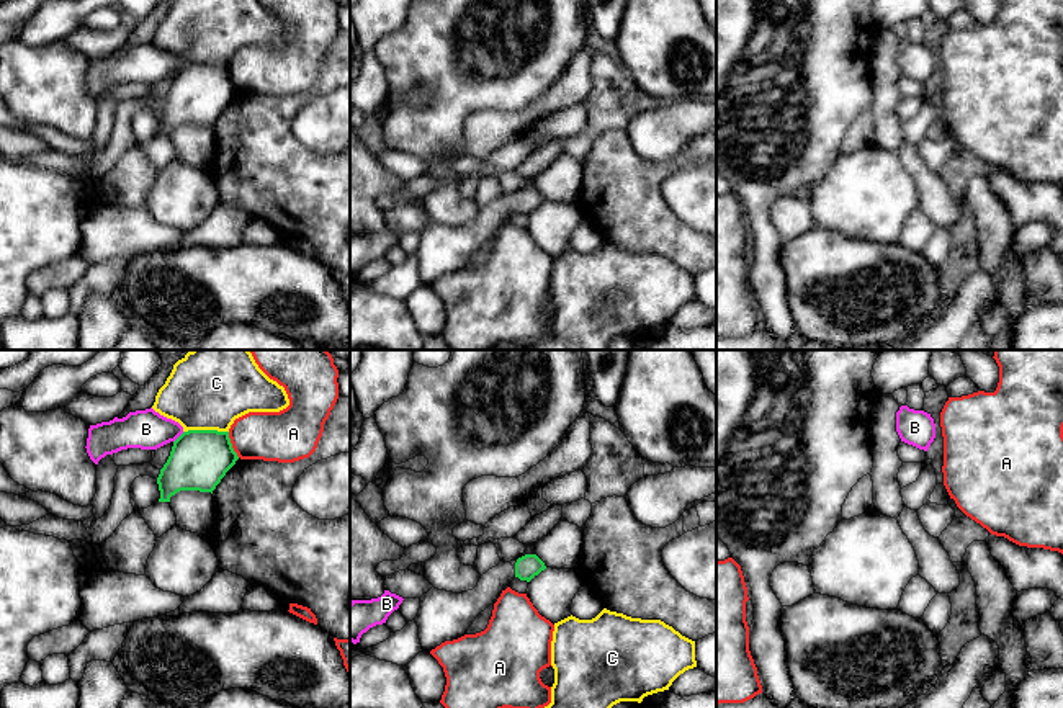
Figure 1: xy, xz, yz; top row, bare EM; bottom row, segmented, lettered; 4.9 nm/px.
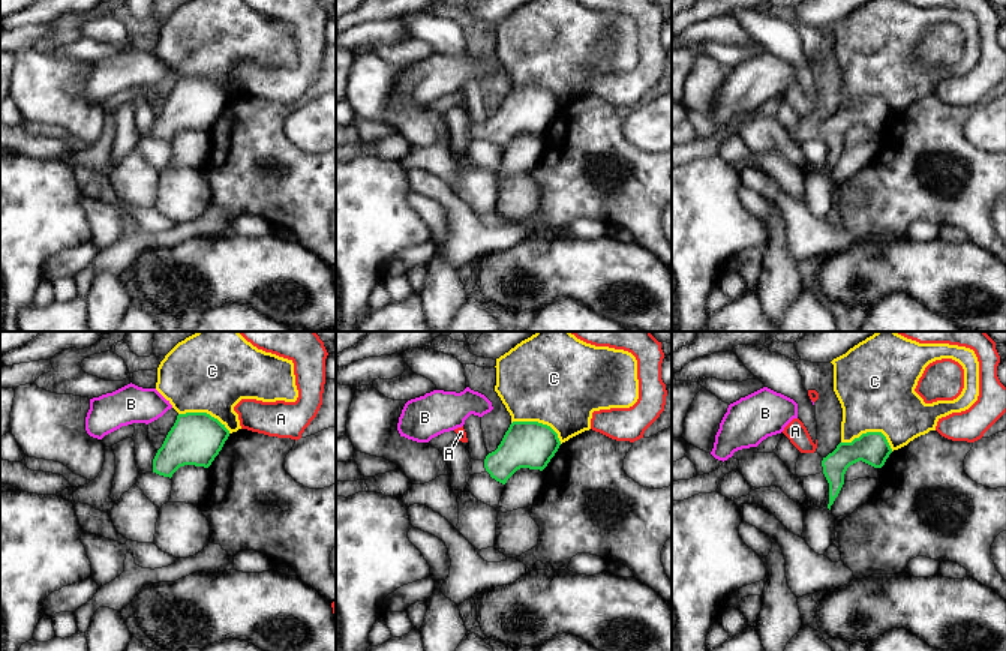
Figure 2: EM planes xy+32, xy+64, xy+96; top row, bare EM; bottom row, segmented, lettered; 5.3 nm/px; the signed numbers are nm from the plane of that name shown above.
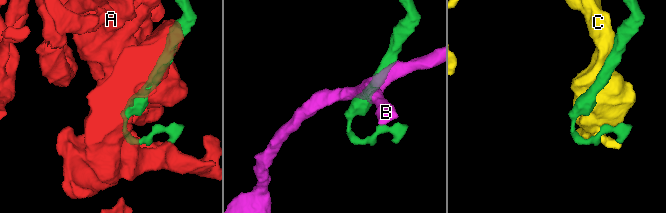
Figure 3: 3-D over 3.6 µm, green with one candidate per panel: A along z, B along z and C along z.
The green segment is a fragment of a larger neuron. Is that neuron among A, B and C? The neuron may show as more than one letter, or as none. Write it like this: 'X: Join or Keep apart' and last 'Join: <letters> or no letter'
A: Keep apart
B: Keep apart
C: Keep apart
Join: no letter

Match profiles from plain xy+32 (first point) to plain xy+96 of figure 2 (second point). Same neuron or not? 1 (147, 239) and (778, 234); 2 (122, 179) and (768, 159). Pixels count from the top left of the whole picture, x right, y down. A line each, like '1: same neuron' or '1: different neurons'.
1: different neurons
2: different neurons

